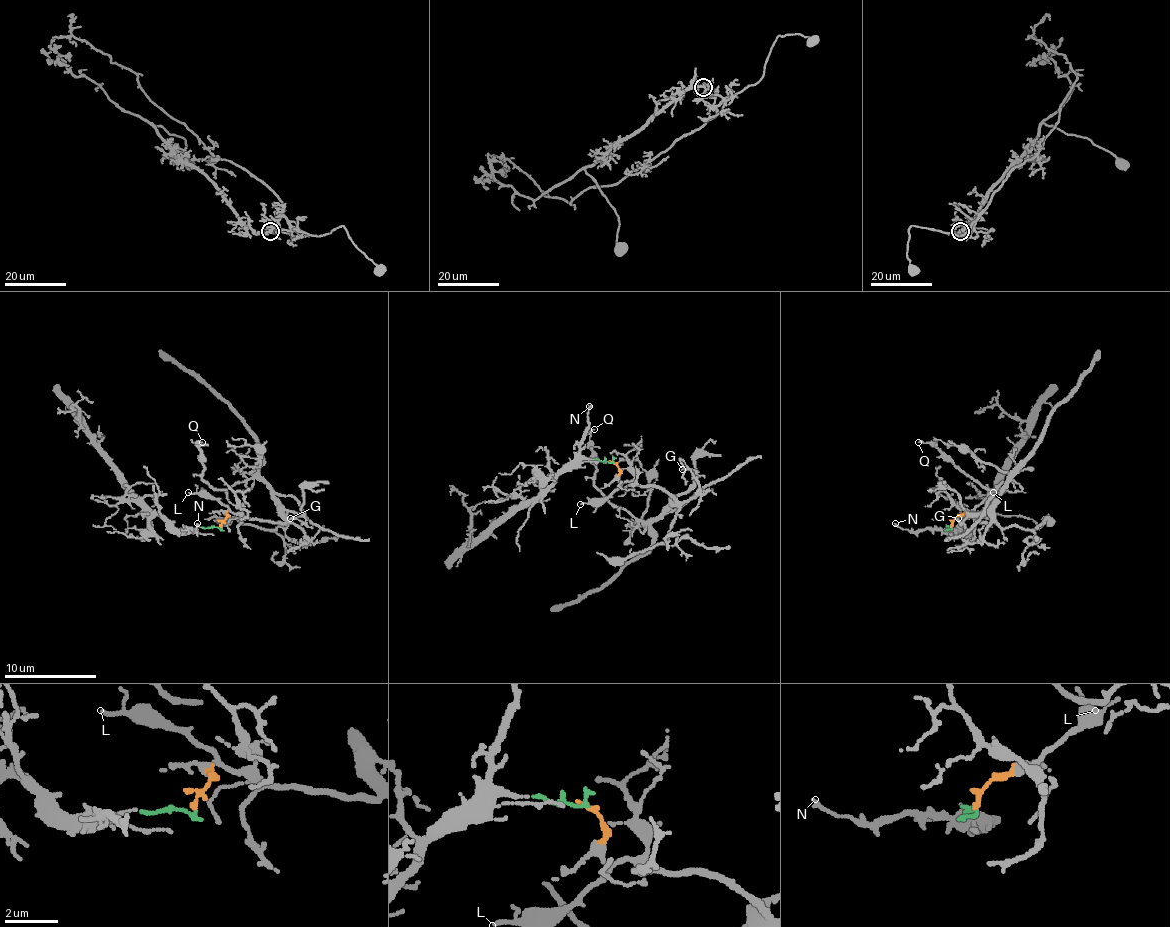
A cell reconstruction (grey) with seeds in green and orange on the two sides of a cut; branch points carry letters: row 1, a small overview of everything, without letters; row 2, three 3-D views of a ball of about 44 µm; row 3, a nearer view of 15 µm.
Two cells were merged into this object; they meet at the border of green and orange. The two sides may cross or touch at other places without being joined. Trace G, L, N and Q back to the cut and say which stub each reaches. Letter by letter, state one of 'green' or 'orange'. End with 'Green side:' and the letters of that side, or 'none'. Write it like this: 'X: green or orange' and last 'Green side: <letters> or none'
G: orange
L: orange
N: green
Q: orange
Green side: N

